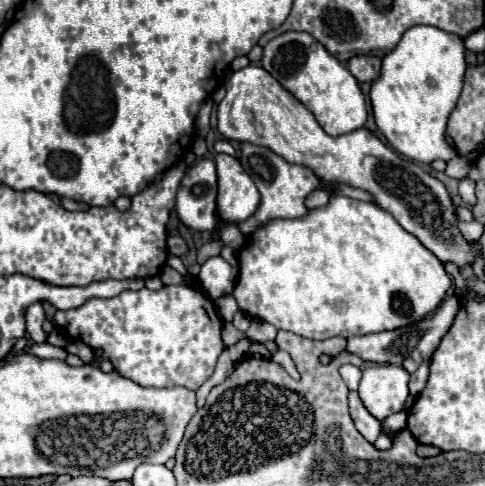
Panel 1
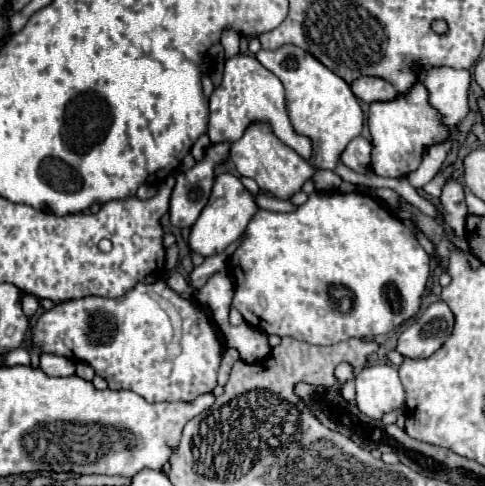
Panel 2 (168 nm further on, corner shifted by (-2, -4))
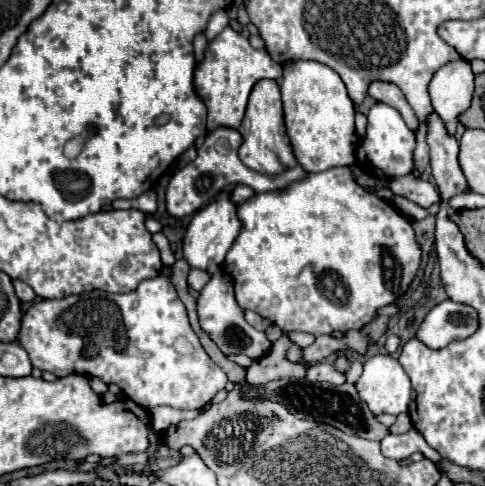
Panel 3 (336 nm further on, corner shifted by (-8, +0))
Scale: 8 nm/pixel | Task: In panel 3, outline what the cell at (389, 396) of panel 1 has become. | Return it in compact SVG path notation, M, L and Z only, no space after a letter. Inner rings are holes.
M374 355L364 363L356 391L374 415L400 415L410 405L410 379L390 355Z

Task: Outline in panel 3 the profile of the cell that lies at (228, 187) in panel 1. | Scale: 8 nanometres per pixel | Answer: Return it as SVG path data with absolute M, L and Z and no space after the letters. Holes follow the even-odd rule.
M222 193L210 205L196 211L196 215L192 217L192 221L184 233L184 239L182 239L182 255L188 261L190 269L202 269L202 271L214 275L222 267L222 261L242 227L240 219L236 215L236 209L238 207L230 201L230 195Z

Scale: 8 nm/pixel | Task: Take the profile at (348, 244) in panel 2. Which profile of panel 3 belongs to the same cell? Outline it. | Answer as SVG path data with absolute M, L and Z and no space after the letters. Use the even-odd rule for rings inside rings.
M350 167L306 173L304 179L284 189L254 193L238 205L238 219L242 229L222 269L232 277L240 307L272 319L286 333L304 331L318 337L332 331L364 329L374 319L376 309L390 305L408 289L420 265L420 247L410 221L388 201L356 185Z

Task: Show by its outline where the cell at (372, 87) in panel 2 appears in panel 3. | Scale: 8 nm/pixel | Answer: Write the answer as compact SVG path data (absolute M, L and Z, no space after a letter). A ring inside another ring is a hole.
M374 81L370 83L370 89L368 89L368 95L374 97L376 101L382 101L382 103L388 103L392 105L394 109L400 111L400 115L404 117L406 125L416 133L418 131L418 123L416 123L416 115L412 111L412 107L408 105L404 93L394 85L394 83L382 83L382 81Z

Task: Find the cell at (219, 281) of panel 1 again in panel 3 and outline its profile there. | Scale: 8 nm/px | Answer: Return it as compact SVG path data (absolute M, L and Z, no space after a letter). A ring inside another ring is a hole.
M224 271L214 273L210 277L210 281L206 283L206 287L200 291L200 295L196 299L196 311L198 311L200 327L218 345L218 349L224 355L238 355L240 353L240 355L248 355L252 359L260 359L260 357L268 355L272 343L266 339L266 333L256 331L252 325L246 323L244 311L240 309L240 305L234 299L232 281Z

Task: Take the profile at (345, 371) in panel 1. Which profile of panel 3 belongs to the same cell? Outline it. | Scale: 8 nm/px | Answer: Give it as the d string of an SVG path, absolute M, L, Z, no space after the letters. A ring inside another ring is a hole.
M322 359L318 363L310 363L308 371L306 371L306 379L308 381L328 381L332 385L342 385L346 381L346 377L332 367L330 359Z

